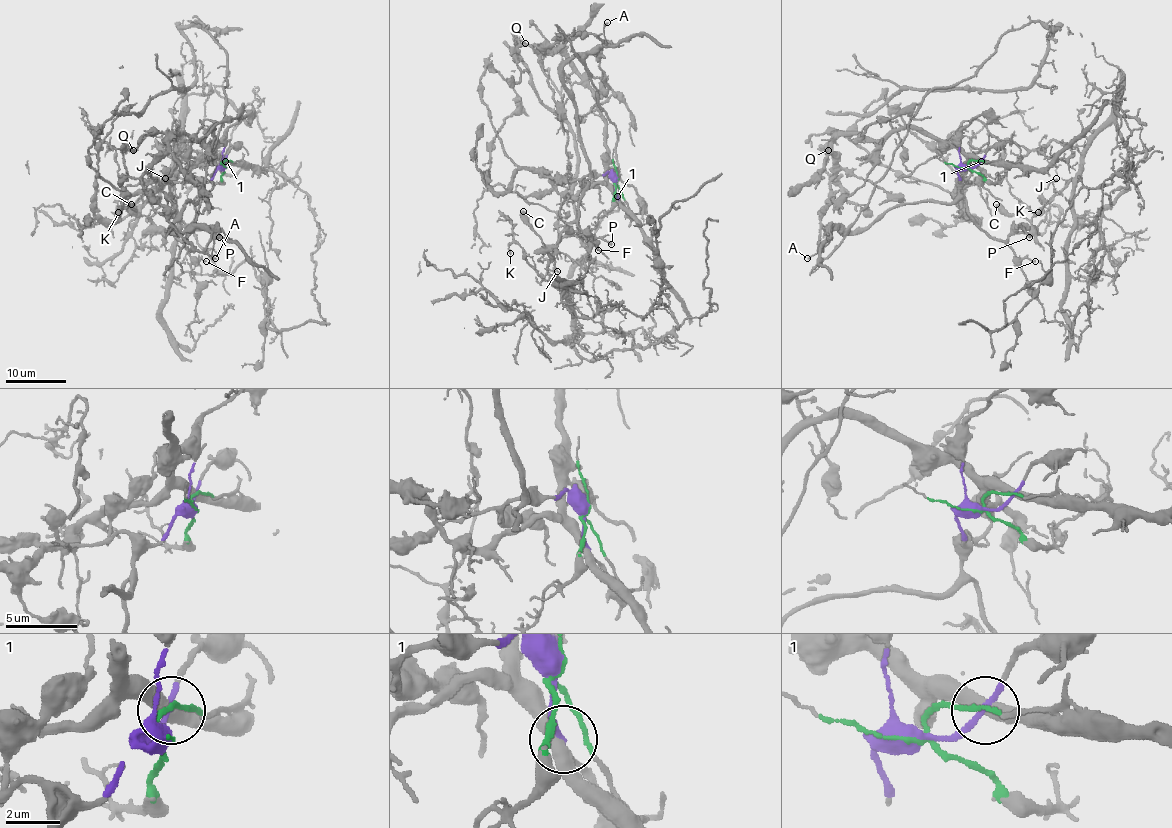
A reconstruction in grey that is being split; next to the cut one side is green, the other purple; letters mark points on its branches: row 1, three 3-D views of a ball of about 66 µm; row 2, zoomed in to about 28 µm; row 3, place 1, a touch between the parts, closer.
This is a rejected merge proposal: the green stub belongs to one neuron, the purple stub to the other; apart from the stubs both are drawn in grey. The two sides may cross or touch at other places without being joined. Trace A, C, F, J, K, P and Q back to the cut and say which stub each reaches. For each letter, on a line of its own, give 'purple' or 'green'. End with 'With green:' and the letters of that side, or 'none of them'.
A: purple
C: purple
F: purple
J: purple
K: green
P: purple
Q: green
With green: K, Q

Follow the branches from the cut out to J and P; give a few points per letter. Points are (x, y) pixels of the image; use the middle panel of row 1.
J: (616, 181), (609, 172), (591, 173), (586, 179), (577, 217), (556, 243), (542, 247), (557, 272)
P: (616, 181), (609, 172), (591, 173), (576, 220), (566, 225), (612, 244)

